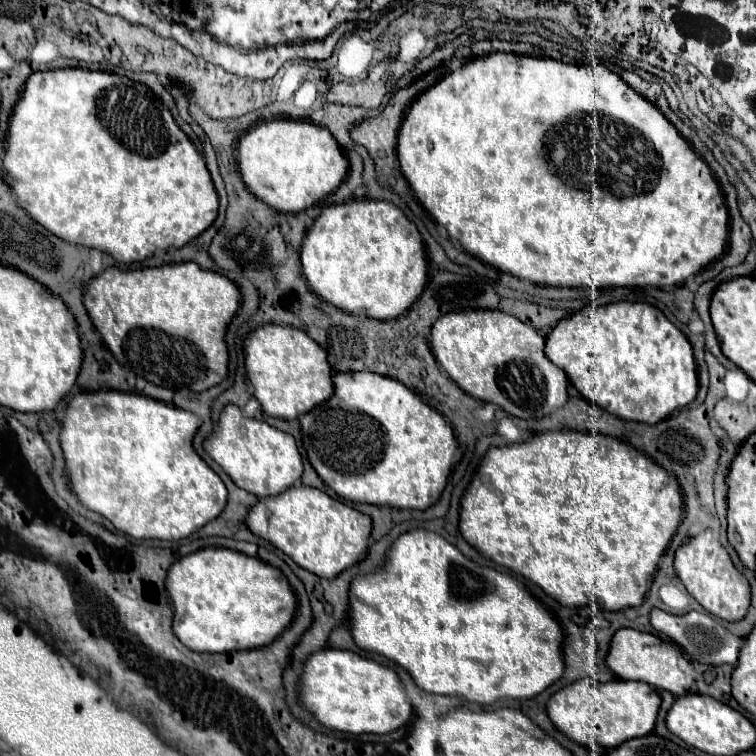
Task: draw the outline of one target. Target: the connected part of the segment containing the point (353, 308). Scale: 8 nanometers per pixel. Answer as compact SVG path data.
M349 200L345 204L335 204L325 208L305 236L305 246L301 248L303 274L315 294L323 294L329 304L357 316L391 320L401 316L419 298L427 282L427 258L423 250L423 240L413 222L387 200Z

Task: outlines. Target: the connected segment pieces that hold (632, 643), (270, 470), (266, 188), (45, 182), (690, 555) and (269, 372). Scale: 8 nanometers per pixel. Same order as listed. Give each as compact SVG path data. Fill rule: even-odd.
M623 628L613 636L607 666L623 680L641 680L657 690L669 690L675 696L683 696L695 686L695 670L691 668L683 652L677 648L677 644L635 628Z
M229 404L221 412L219 428L205 442L205 452L229 474L229 478L249 494L257 498L269 498L285 492L295 486L303 474L303 460L295 438L287 432L281 432L267 422L255 418L245 418L241 408Z
M275 118L251 128L237 148L239 172L247 188L279 212L301 212L333 192L349 170L349 160L339 150L329 130L303 120Z
M57 68L57 70L31 74L25 84L23 98L17 102L11 114L7 150L5 150L5 160L3 160L3 174L5 174L5 182L17 194L17 204L25 208L29 216L35 218L51 234L67 240L69 244L79 244L79 246L97 248L101 252L107 252L115 260L125 262L125 264L141 262L153 256L159 248L167 250L171 246L173 248L185 246L191 238L197 238L201 232L205 232L213 224L213 220L217 218L217 210L219 210L217 192L209 176L209 170L205 166L205 158L197 152L193 142L177 126L171 112L163 104L163 100L155 96L145 84L133 82L127 76L117 76L109 72L93 72L85 68Z
M711 530L701 532L695 538L689 538L681 550L675 554L675 572L687 592L711 614L721 620L737 622L745 618L751 606L751 586L747 578L733 566L727 550L719 544L717 536Z
M259 326L245 344L247 378L255 388L255 398L269 416L293 420L333 396L331 366L325 350L305 332L289 326Z

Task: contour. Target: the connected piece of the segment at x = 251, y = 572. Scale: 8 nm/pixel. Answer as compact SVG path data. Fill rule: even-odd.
M203 548L181 558L171 566L165 586L175 608L173 632L187 648L195 652L231 652L263 648L271 644L293 622L297 610L297 596L281 570L259 558L229 548Z

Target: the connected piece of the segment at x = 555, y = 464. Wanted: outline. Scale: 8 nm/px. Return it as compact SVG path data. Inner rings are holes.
M561 430L561 434L537 434L527 442L505 446L505 448L489 448L487 456L483 458L477 476L469 484L463 500L461 500L461 534L463 538L475 546L479 552L483 552L493 562L513 570L515 574L521 574L541 586L549 596L559 600L563 606L577 608L589 603L590 600L599 603L603 610L619 612L625 608L641 606L643 598L651 586L651 578L657 570L659 558L663 556L667 544L677 532L677 526L683 520L683 496L679 482L673 474L669 474L665 468L661 468L657 462L653 462L649 456L635 450L631 444L621 442L613 436L603 434L587 434L587 432L575 432L575 430Z

